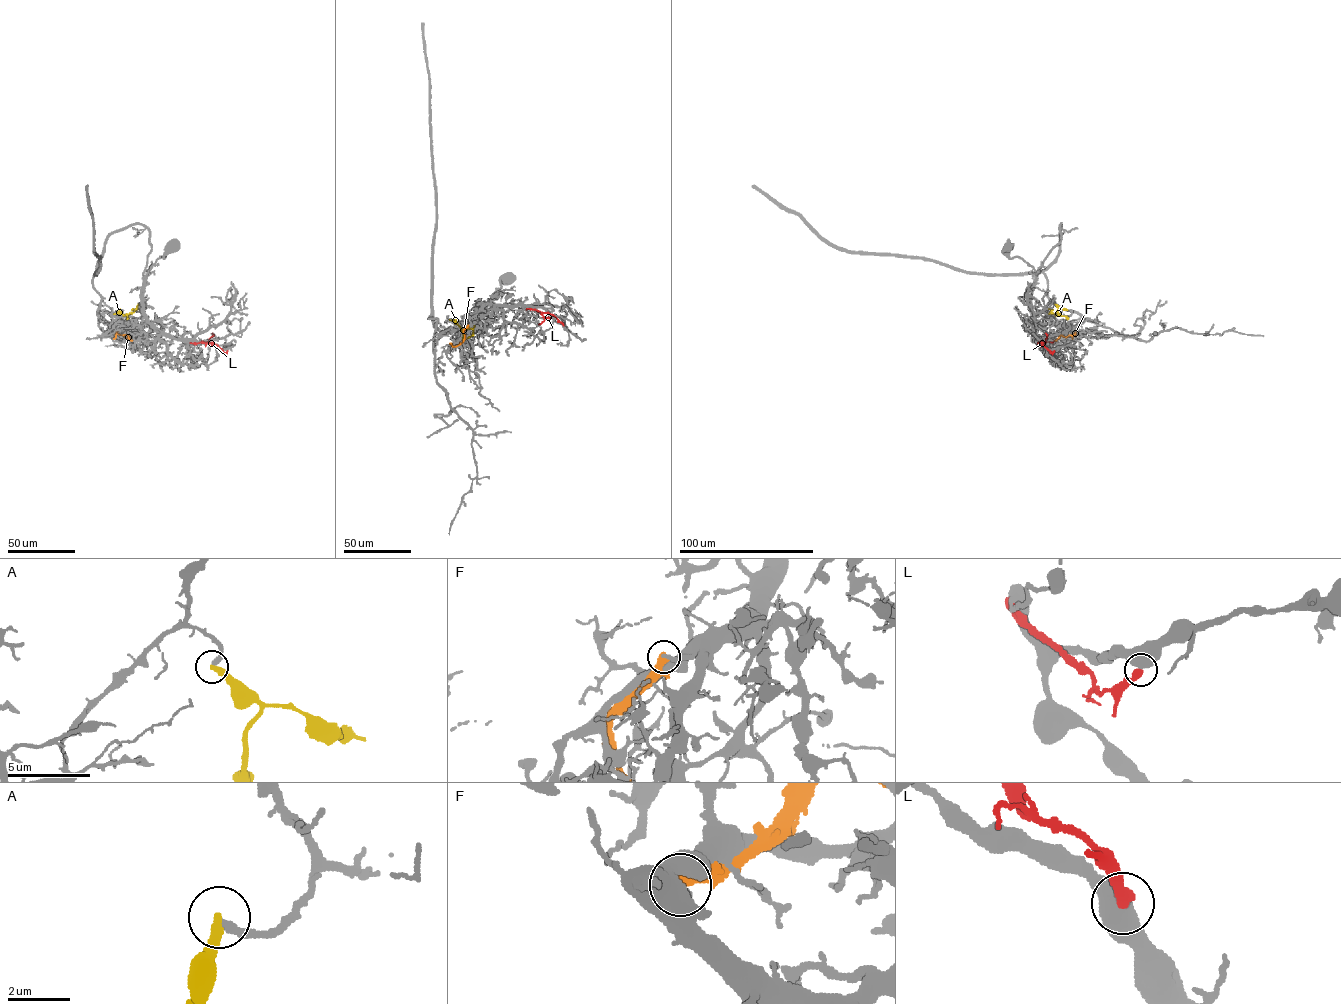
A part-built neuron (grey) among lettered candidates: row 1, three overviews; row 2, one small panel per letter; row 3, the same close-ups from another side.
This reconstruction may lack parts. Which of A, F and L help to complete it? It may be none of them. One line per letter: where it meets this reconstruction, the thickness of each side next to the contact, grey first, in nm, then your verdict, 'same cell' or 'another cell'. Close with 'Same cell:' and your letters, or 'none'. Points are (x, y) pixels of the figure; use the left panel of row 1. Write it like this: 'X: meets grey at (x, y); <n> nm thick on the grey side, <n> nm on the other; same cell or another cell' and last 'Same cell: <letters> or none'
A: meets grey at (138, 304); 280 nm thick on the grey side, 360 nm on the other; another cell
F: meets grey at (132, 340); 240 nm thick on the grey side, 280 nm on the other; another cell
L: meets grey at (227, 351); 650 nm thick on the grey side, 400 nm on the other; another cell
Same cell: none

